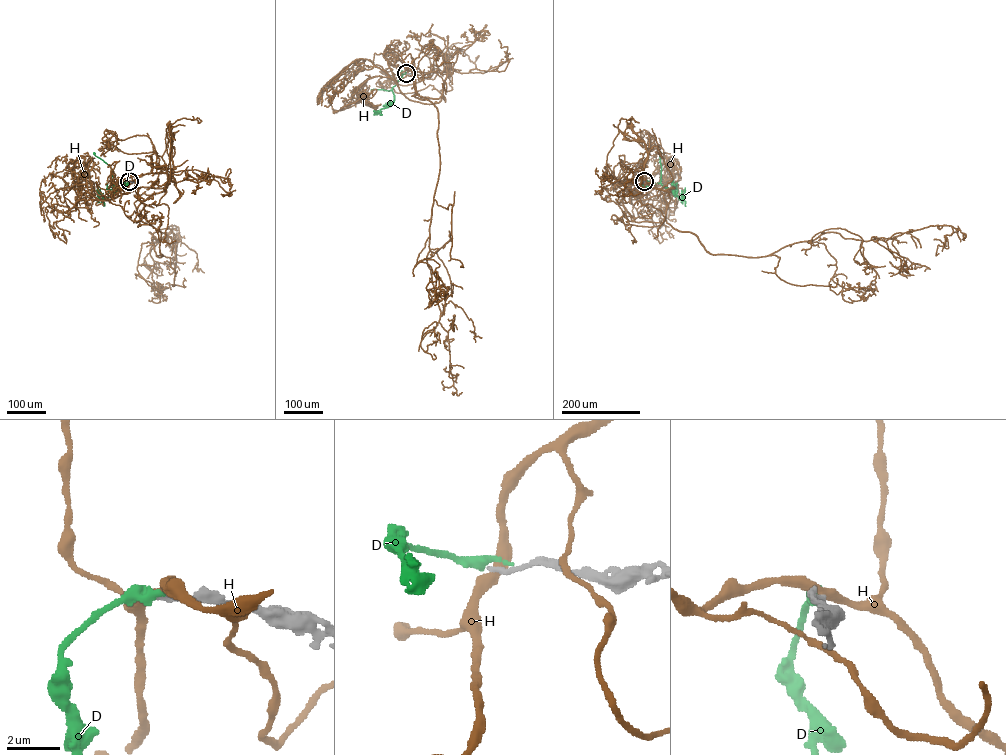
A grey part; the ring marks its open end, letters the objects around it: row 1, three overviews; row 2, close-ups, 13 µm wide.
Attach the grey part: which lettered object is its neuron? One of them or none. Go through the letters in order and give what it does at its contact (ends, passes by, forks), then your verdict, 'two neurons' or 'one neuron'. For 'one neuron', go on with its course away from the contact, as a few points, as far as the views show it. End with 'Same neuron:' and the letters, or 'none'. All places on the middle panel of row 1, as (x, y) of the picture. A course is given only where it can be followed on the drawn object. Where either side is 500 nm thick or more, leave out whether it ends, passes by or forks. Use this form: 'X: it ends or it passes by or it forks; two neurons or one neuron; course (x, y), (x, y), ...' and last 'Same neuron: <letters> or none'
D: it ends; one neuron; course (406, 73), (403, 71), (392, 91), (372, 90)
H: it passes by; two neurons
Same neuron: D

